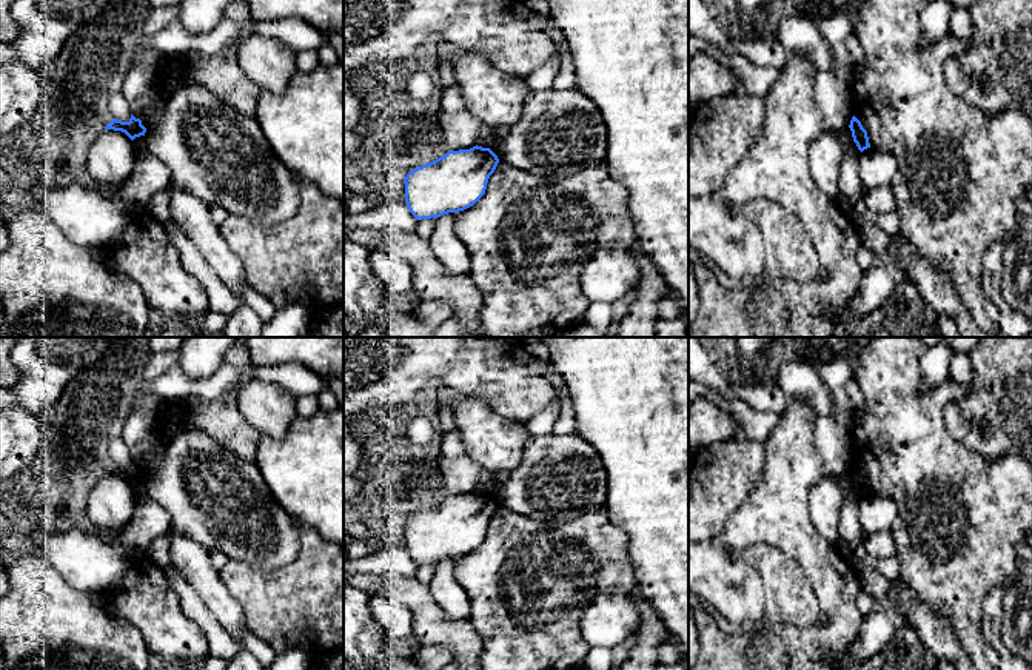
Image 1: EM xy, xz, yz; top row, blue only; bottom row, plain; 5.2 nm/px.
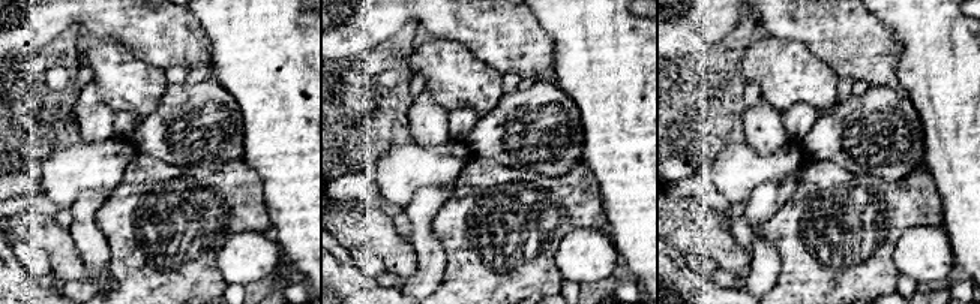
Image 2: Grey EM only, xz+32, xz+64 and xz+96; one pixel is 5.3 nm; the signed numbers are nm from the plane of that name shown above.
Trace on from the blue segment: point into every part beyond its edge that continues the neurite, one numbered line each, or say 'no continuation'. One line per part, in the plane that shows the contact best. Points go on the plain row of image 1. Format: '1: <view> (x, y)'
no continuation

